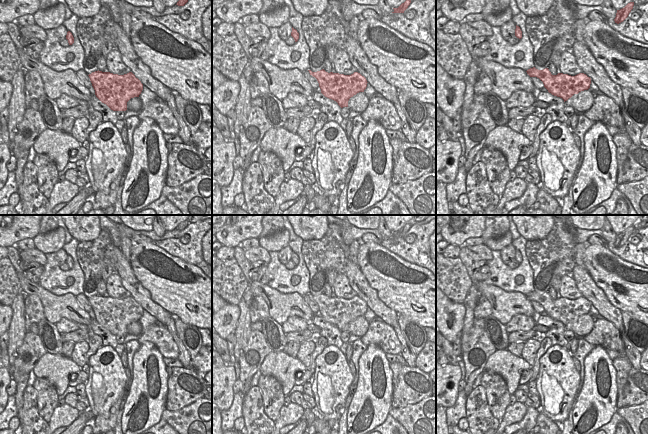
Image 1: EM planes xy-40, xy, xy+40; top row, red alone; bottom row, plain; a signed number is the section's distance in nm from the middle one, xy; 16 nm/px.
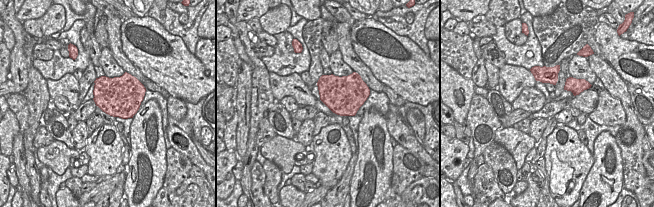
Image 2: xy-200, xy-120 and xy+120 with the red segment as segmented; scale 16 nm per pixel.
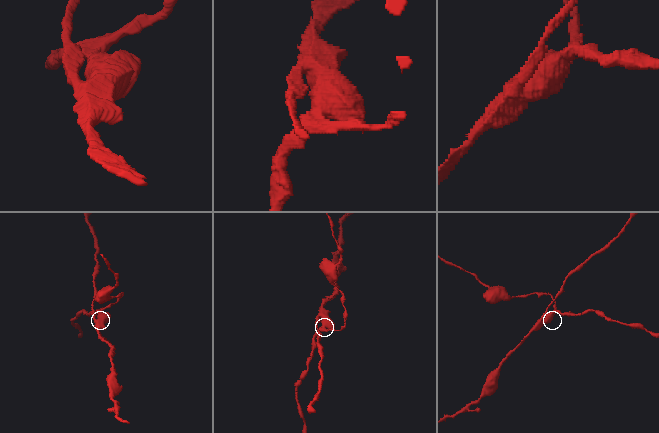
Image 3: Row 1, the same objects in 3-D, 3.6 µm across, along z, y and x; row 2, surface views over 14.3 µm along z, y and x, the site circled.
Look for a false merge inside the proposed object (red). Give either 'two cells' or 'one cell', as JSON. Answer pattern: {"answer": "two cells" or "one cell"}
{"answer": "two cells"}

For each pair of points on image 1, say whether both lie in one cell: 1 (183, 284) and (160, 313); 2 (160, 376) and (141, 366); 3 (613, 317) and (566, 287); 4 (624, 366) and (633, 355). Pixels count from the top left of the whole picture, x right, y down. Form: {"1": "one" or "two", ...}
{"1": "two", "2": "one", "3": "two", "4": "two"}

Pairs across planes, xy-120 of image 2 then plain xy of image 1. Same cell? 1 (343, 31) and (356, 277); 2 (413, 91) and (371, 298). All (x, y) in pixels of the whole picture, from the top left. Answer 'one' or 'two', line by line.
1: one
2: two

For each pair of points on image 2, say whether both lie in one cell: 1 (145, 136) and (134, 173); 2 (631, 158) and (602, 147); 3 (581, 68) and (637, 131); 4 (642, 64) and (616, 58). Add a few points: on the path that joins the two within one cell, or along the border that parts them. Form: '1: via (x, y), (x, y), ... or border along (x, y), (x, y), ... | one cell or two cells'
1: via (146, 145), (147, 157), (143, 164) | one cell
2: border along (614, 137), (620, 150), (623, 177) | two cells
3: border along (586, 58), (590, 69), (598, 79) | two cells
4: via (636, 61), (631, 58), (622, 57) | one cell

